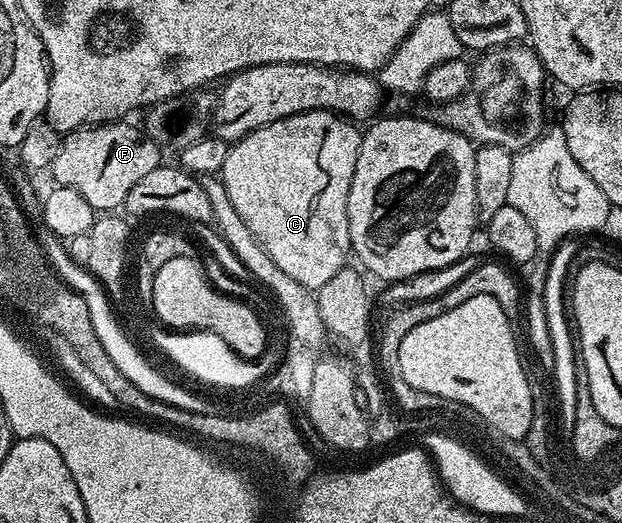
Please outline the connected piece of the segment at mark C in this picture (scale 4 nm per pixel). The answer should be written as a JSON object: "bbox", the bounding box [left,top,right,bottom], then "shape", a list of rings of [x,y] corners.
{"bbox":[218,112,361,290],"shape":[[[303,112],[294,114],[290,118],[282,118],[278,122],[270,122],[250,134],[246,134],[240,140],[235,141],[229,147],[226,154],[226,162],[222,166],[218,177],[225,184],[226,193],[230,196],[231,205],[238,210],[239,217],[250,228],[251,234],[257,239],[267,254],[274,260],[275,265],[285,274],[290,274],[294,281],[302,286],[315,290],[326,286],[334,274],[338,274],[349,263],[353,255],[352,243],[350,242],[350,226],[348,225],[348,195],[350,194],[350,182],[354,178],[354,166],[358,162],[358,150],[360,149],[361,129],[353,121],[335,112]]]}

